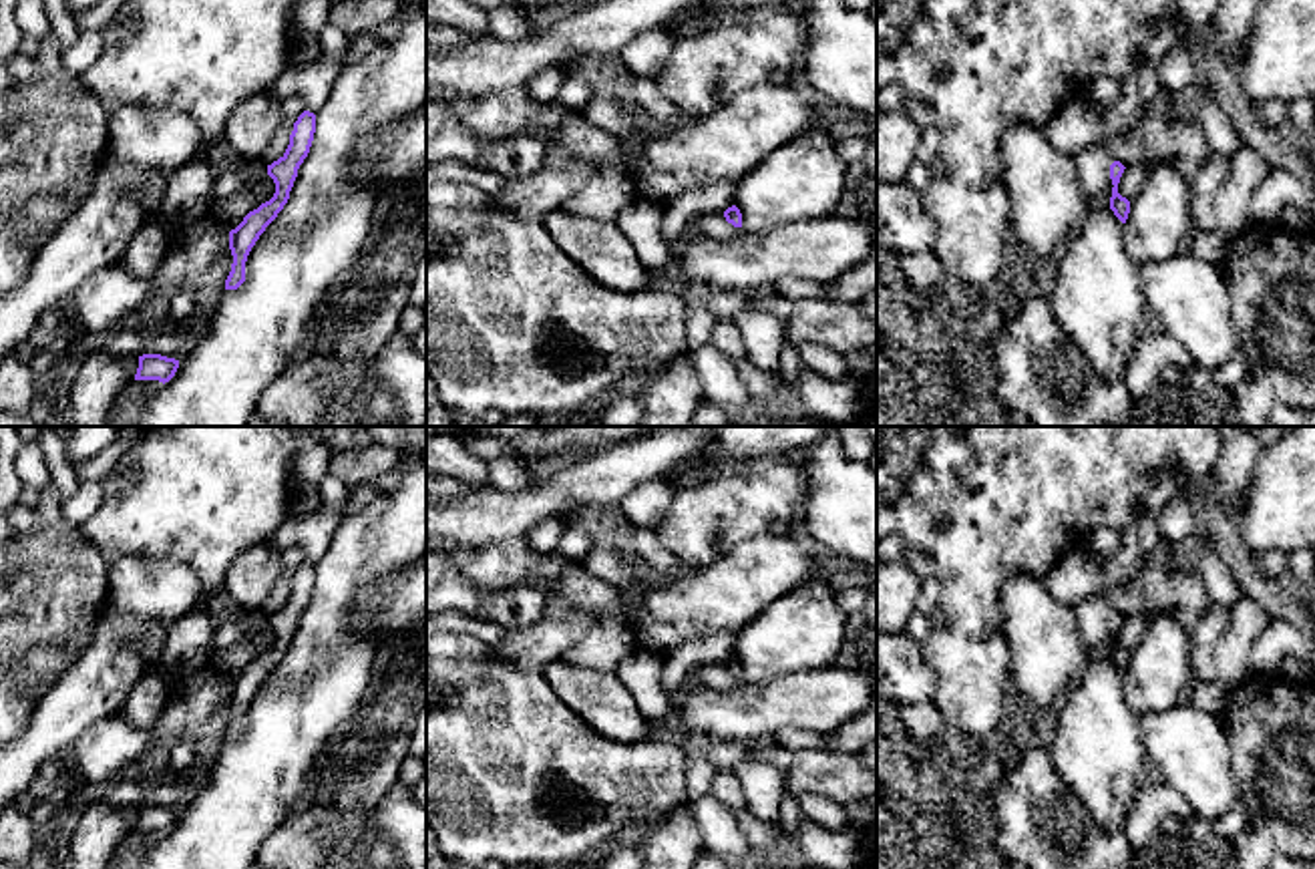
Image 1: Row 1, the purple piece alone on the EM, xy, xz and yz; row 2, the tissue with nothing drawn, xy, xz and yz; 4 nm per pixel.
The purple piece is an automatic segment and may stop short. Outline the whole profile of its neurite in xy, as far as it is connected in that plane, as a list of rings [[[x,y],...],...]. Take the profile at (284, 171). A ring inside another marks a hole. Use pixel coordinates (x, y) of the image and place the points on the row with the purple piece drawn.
[[[304,111],[294,123],[294,131],[290,135],[290,145],[286,153],[267,165],[267,175],[275,183],[275,193],[269,201],[261,203],[257,209],[249,211],[243,221],[229,231],[229,249],[233,255],[231,272],[225,280],[225,290],[237,290],[245,282],[245,262],[265,231],[265,227],[277,217],[284,205],[290,199],[290,191],[298,177],[298,169],[310,153],[312,141],[316,133],[316,115]]]

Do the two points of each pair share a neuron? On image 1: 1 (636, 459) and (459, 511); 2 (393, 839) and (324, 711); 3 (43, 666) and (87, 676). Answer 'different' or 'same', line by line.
1: same
2: different
3: different

